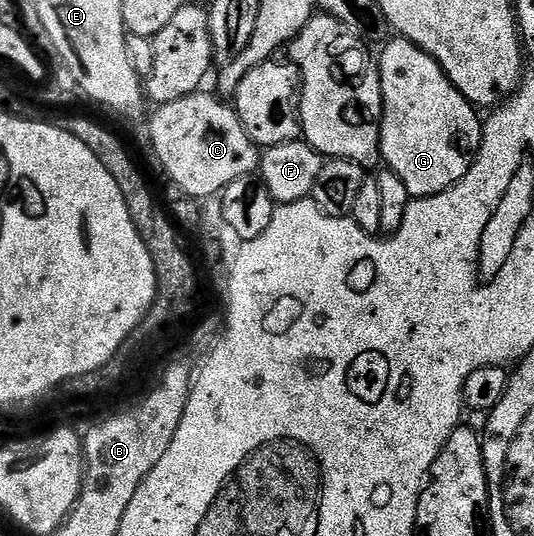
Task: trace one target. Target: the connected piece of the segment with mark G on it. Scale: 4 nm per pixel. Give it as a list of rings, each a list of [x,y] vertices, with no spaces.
[[[392,38],[383,48],[384,53],[378,56],[384,103],[384,117],[380,123],[380,155],[383,163],[387,171],[402,178],[406,190],[414,198],[445,192],[464,177],[474,162],[484,133],[481,113],[453,86],[442,66],[438,66],[438,62],[434,62],[434,58],[430,58],[430,54],[426,54],[414,42]]]

